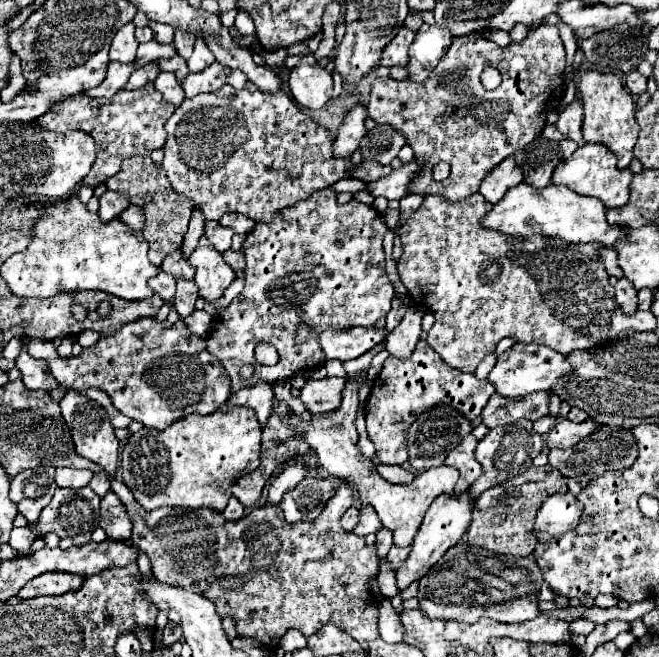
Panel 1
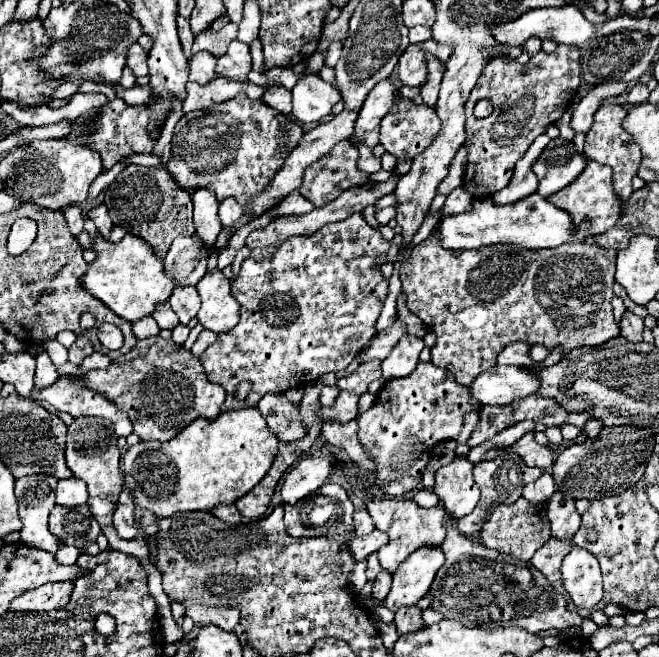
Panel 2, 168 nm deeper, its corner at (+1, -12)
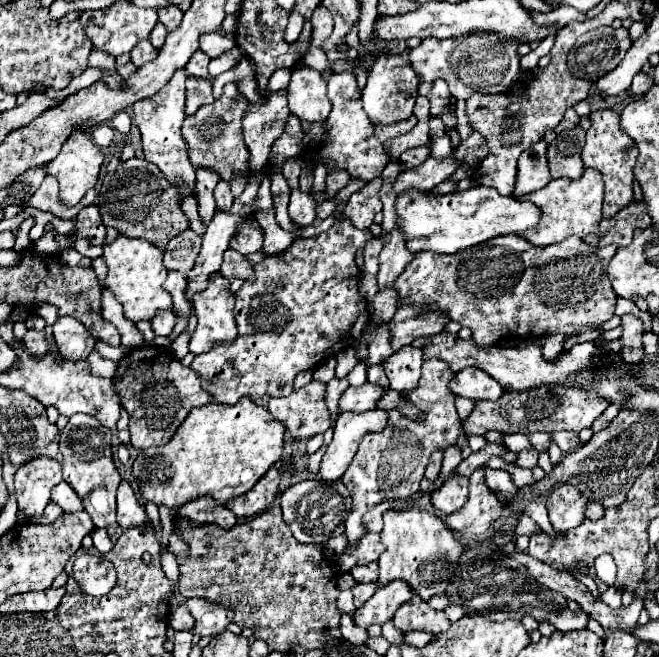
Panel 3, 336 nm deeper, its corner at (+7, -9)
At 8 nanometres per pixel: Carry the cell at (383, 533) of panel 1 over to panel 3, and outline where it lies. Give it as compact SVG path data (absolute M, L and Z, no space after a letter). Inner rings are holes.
M368 563L368 565L356 565L350 569L350 575L358 581L358 583L370 583L378 579L378 565L376 563Z

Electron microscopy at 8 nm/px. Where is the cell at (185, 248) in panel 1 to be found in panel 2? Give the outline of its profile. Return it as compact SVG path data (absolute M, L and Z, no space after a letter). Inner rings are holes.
M198 188L192 194L194 202L194 224L196 224L196 236L200 236L208 248L214 246L214 240L218 232L222 230L220 218L218 218L218 200L214 192L208 188Z

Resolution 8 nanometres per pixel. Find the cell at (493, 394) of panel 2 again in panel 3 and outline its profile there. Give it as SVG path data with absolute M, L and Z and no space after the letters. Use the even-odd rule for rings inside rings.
M462 369L454 375L450 389L454 395L468 397L468 399L488 399L488 401L498 401L502 397L502 385L484 373L482 369Z

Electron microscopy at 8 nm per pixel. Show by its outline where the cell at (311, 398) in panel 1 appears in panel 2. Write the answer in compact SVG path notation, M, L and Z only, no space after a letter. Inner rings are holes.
M340 392L336 398L336 404L332 408L320 408L320 416L338 420L340 424L346 424L358 416L358 396L354 392Z

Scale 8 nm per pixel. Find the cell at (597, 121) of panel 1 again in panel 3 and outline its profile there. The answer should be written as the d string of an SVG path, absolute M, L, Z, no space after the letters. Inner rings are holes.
M598 109L590 113L592 127L586 131L586 143L582 149L584 167L598 169L604 177L604 217L612 217L618 209L632 201L632 181L634 173L632 167L638 157L636 143L620 129L620 117L612 109Z

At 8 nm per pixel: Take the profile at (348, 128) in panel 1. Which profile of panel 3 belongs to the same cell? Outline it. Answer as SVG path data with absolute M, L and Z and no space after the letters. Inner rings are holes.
M384 53L376 61L376 65L370 69L366 87L362 89L364 113L368 113L372 125L384 127L384 125L392 125L398 121L406 121L412 115L412 107L418 97L418 93L414 93L418 83L420 81L418 81L416 73L412 71L412 67L404 59L396 59L396 57L390 57L388 53Z

